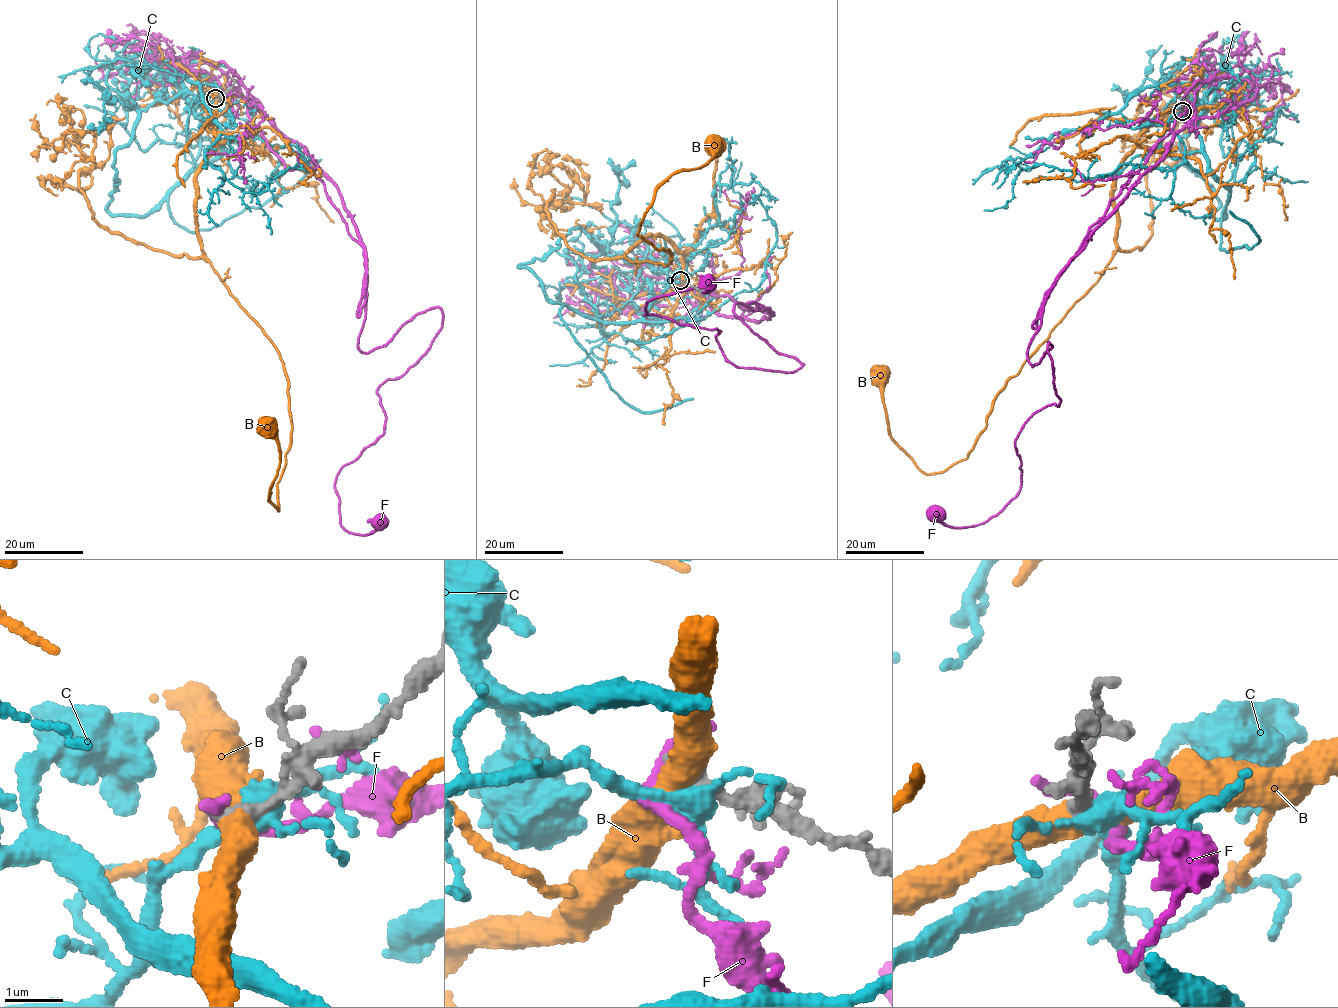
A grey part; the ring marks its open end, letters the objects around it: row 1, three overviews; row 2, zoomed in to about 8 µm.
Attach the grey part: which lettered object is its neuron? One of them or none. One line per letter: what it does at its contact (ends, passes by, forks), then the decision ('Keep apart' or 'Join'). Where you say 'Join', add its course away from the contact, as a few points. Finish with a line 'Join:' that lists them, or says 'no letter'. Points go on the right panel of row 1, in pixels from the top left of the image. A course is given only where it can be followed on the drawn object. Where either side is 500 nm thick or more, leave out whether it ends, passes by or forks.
B: It passes by. Keep apart
C: It forks there. Keep apart
F: It ends there. Keep apart
Join: no letter

